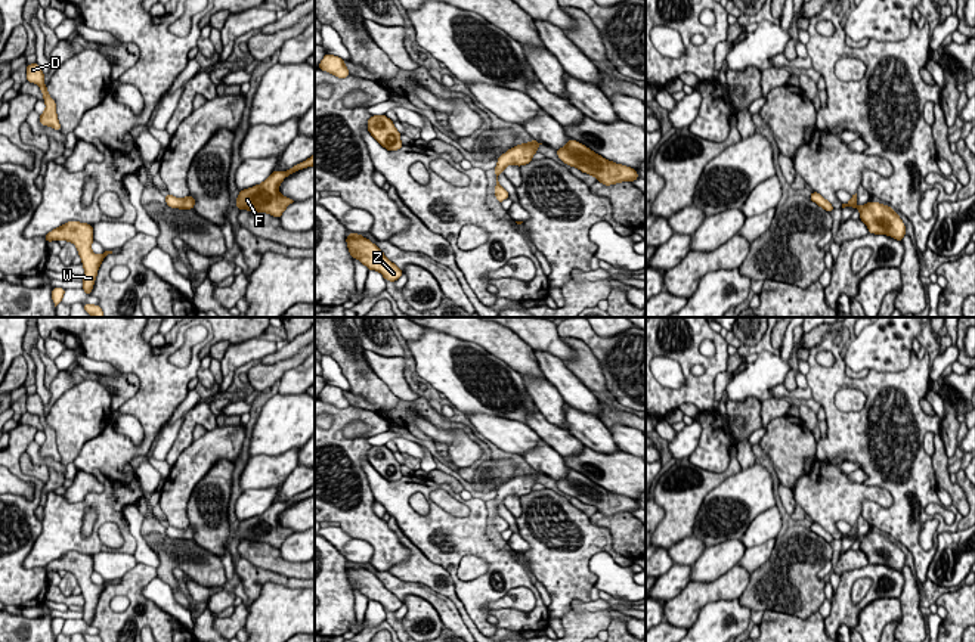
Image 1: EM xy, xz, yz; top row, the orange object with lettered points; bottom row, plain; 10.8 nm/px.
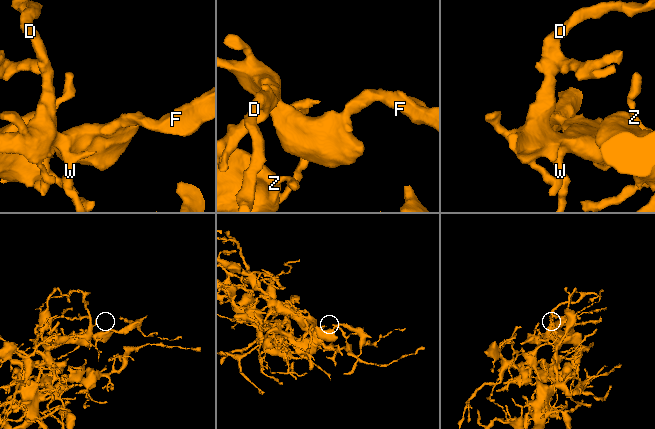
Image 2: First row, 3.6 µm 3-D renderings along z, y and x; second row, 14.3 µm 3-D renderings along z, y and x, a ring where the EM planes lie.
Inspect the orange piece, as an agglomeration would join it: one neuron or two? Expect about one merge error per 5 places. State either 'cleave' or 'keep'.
keep

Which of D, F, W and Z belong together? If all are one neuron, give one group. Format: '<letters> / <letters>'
D F W Z

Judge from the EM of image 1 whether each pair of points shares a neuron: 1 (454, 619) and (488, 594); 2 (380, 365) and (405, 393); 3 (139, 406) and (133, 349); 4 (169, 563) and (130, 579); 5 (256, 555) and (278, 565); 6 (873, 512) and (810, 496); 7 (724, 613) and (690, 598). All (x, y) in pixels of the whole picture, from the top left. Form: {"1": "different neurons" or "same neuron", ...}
{"1": "different neurons", "2": "same neuron", "3": "same neuron", "4": "different neurons", "5": "same neuron", "6": "different neurons", "7": "different neurons"}

